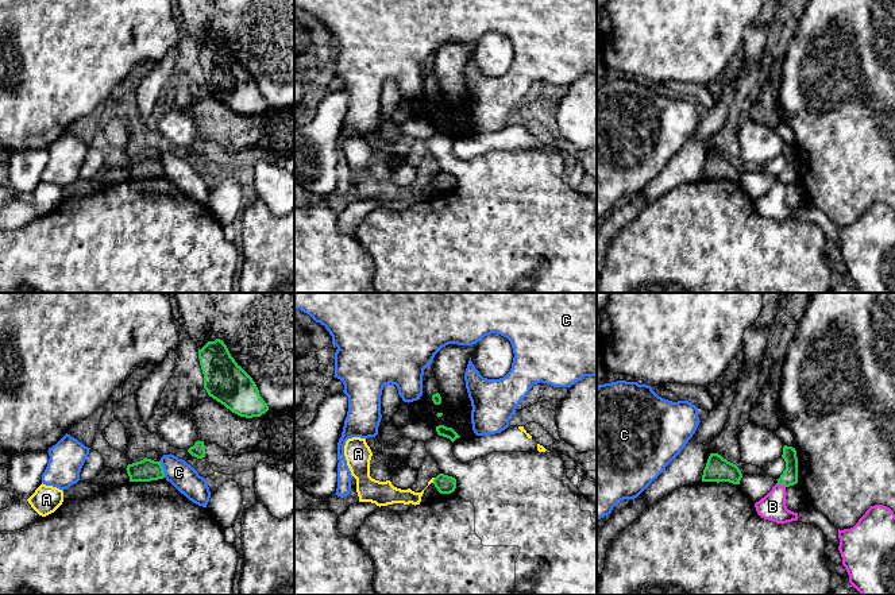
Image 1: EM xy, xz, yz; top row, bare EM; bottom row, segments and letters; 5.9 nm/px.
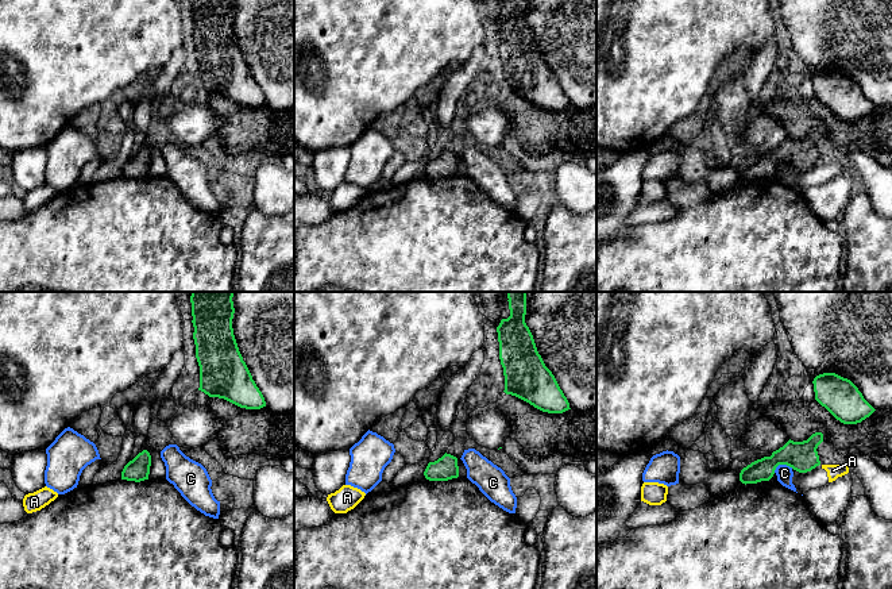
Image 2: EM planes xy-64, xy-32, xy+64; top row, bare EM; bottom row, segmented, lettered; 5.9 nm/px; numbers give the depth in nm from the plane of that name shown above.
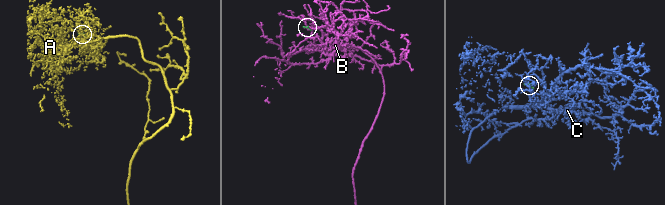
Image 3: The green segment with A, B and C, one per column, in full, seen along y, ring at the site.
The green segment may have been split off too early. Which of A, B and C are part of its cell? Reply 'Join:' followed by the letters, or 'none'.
Join: none

